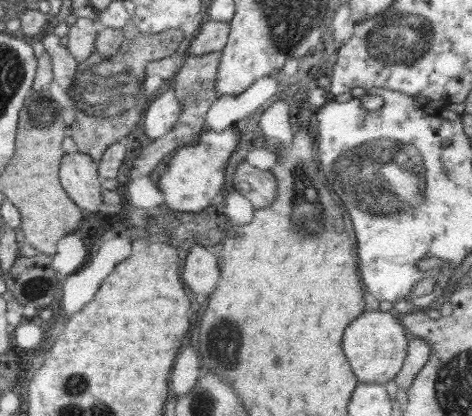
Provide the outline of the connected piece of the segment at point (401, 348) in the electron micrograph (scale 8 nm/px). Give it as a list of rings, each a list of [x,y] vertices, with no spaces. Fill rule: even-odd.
[[[363,311],[344,332],[344,354],[348,358],[349,368],[356,375],[358,382],[366,384],[386,384],[395,380],[398,371],[402,369],[407,355],[408,341],[403,324],[394,317],[391,311]]]

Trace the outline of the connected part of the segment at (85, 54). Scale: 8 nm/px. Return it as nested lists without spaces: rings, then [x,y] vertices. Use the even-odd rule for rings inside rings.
[[[78,17],[76,22],[69,27],[64,45],[74,59],[82,62],[95,52],[95,40],[99,28],[88,17]]]

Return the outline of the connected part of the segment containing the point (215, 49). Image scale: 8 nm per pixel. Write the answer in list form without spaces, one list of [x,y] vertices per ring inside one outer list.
[[[207,18],[195,33],[189,46],[189,54],[204,56],[210,53],[220,53],[227,43],[229,28],[229,23]]]

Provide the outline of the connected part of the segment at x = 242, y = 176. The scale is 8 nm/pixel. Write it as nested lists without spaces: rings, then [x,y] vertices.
[[[249,162],[238,164],[233,186],[256,206],[256,209],[270,206],[277,193],[275,176],[269,170],[260,170]]]

